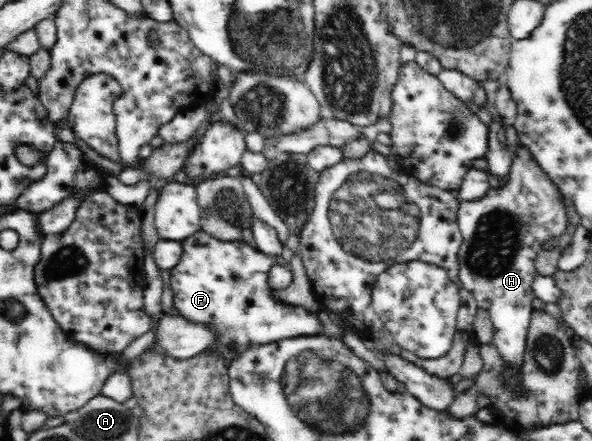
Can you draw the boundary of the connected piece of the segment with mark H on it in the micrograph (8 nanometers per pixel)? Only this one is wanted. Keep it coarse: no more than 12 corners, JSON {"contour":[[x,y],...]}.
{"contour":[[528,149],[461,200],[458,278],[522,365],[534,260],[570,226]]}

